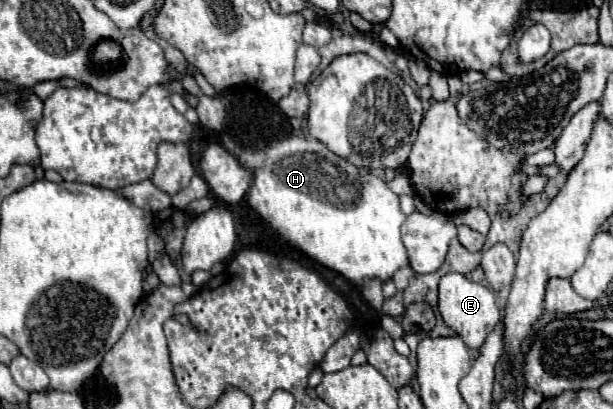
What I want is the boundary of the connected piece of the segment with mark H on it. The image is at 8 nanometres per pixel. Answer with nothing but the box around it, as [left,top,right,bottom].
[248,137,410,287]

